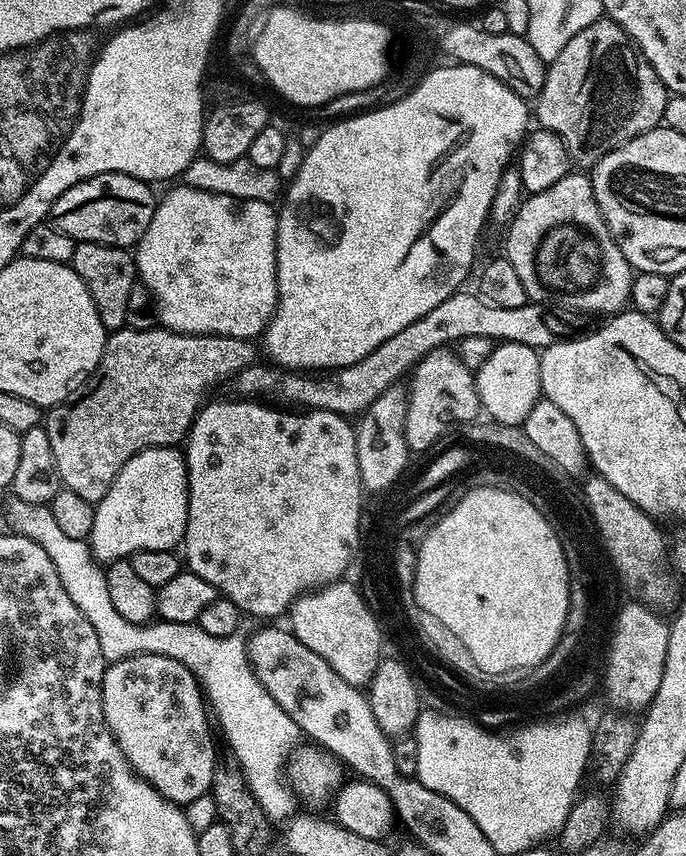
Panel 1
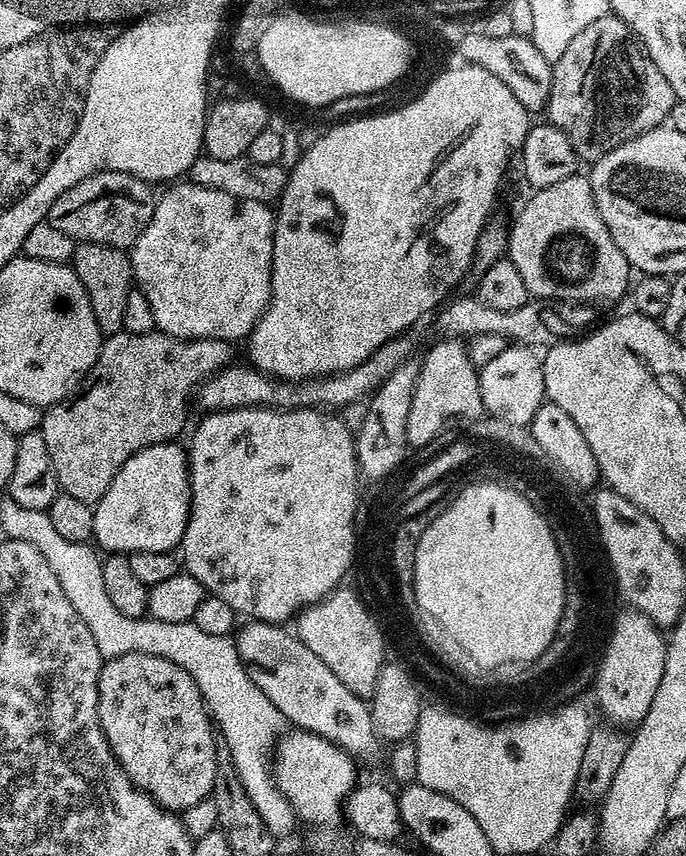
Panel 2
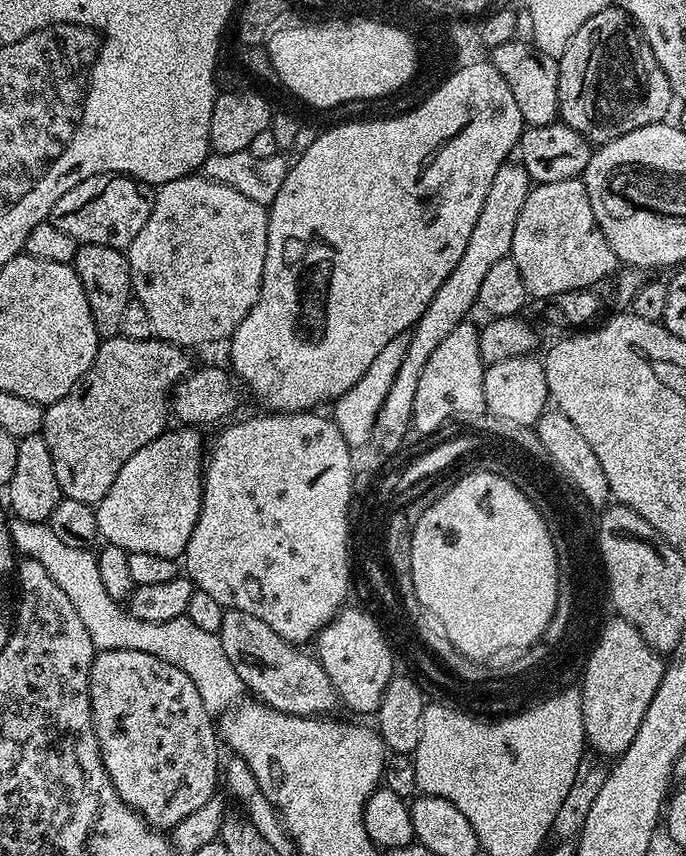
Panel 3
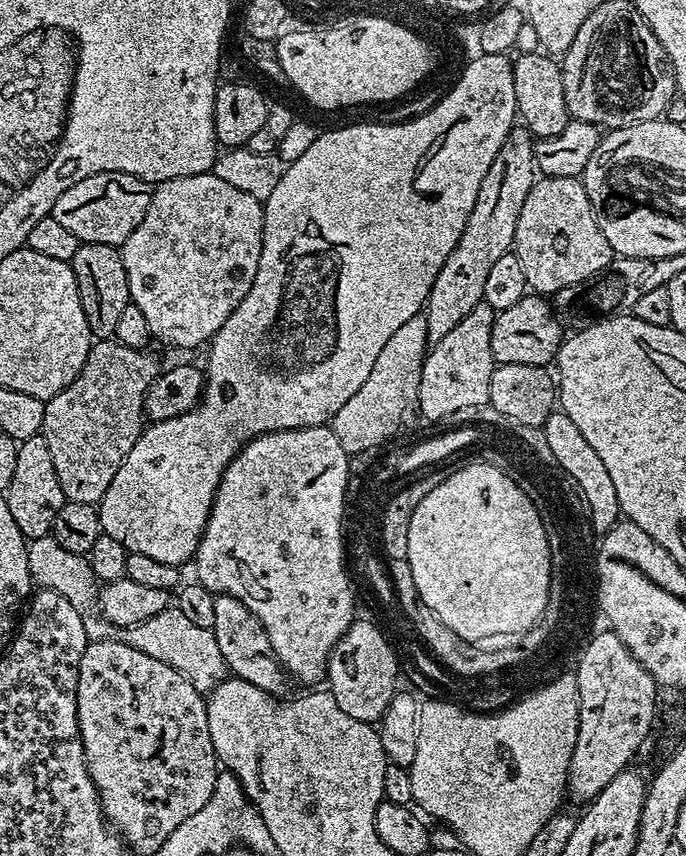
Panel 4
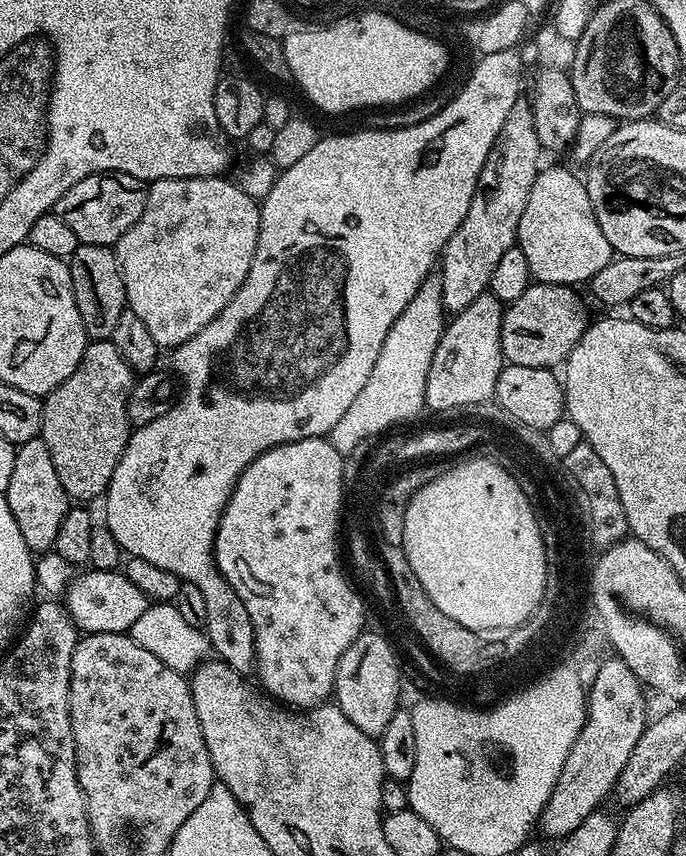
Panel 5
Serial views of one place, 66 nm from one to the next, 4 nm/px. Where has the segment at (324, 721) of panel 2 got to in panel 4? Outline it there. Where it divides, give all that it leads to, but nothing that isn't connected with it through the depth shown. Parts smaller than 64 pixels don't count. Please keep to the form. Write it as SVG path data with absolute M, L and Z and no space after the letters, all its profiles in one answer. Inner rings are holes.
M220 594L214 602L214 622L216 625L211 630L218 642L218 650L222 654L227 671L235 679L258 686L258 690L266 690L273 694L283 693L286 673L276 660L262 622L258 622L253 612L245 604L238 602L238 598Z

